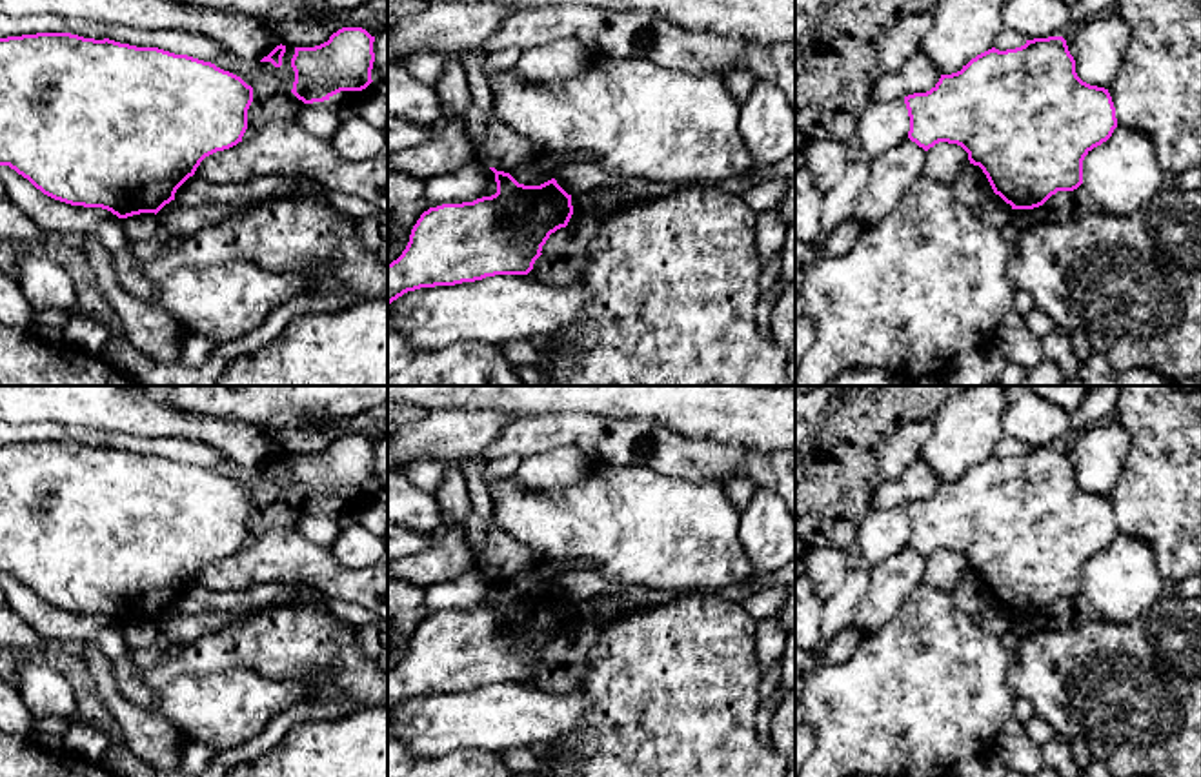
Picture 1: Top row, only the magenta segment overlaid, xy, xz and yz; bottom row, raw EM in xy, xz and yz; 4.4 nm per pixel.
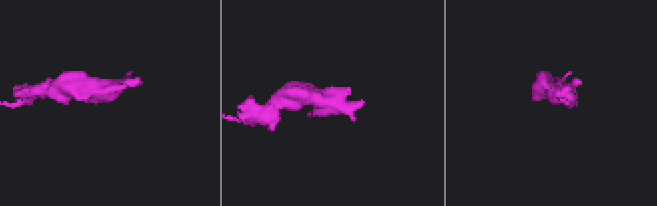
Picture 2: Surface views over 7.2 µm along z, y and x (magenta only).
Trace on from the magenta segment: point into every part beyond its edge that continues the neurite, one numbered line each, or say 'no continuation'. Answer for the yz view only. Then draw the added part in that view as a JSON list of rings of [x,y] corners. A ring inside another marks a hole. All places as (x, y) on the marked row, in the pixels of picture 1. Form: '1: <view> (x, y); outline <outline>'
no continuation

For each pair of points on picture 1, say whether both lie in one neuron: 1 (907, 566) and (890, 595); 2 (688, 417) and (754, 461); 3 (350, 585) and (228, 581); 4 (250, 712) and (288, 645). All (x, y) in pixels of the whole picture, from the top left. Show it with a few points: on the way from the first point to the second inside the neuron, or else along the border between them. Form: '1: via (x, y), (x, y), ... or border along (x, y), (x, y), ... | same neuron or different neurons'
1: via (905, 574), (890, 588) | same neuron
2: border along (686, 437), (737, 443), (770, 454) | different neurons
3: via (319, 570), (315, 566), (259, 566) | same neuron
4: border along (226, 668), (248, 668), (273, 679), (310, 674) | different neurons

